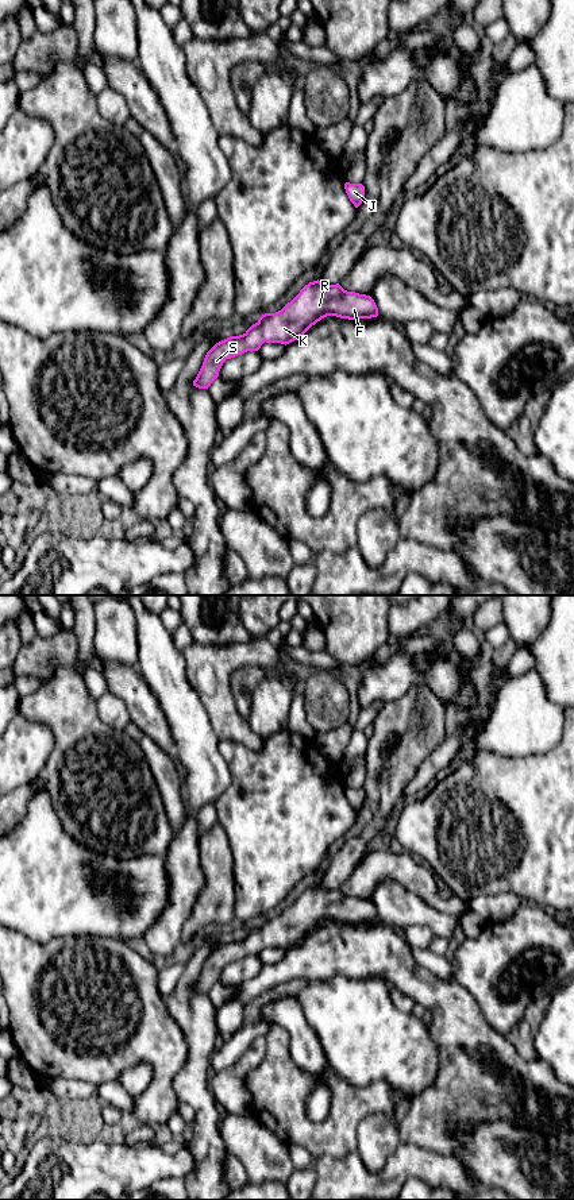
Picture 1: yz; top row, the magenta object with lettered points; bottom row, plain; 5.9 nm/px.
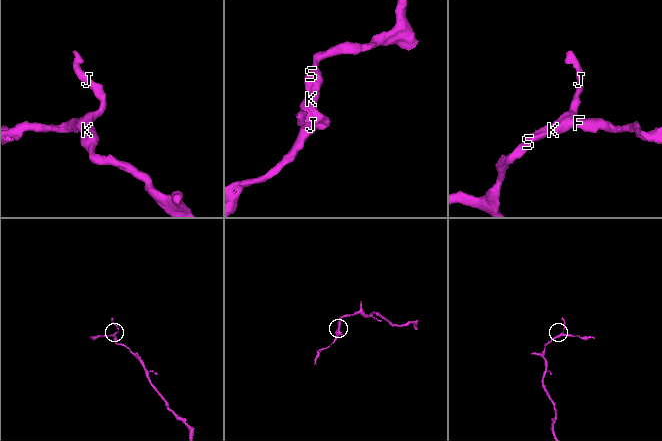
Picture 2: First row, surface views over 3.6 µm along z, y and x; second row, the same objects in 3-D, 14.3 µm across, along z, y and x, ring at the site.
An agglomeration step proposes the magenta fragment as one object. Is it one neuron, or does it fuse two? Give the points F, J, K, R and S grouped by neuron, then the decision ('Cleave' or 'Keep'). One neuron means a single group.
Groups: F J K R S. Keep

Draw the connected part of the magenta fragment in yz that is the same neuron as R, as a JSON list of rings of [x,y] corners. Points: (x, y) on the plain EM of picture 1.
[[[309,887],[281,915],[265,918],[243,939],[216,948],[207,957],[193,991],[208,993],[227,964],[258,956],[265,946],[286,950],[327,921],[371,923],[378,921],[378,912],[370,900],[347,896],[339,888]]]

